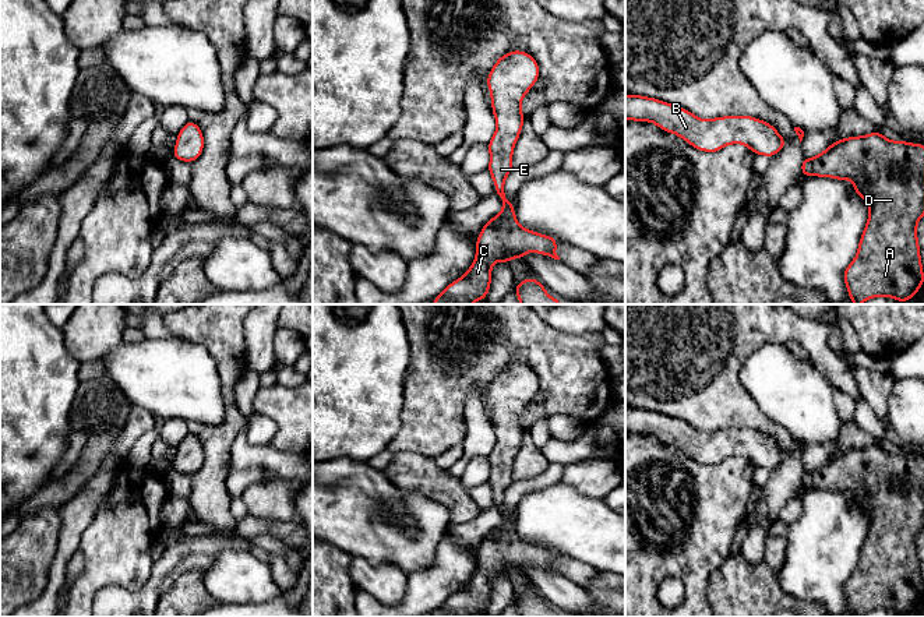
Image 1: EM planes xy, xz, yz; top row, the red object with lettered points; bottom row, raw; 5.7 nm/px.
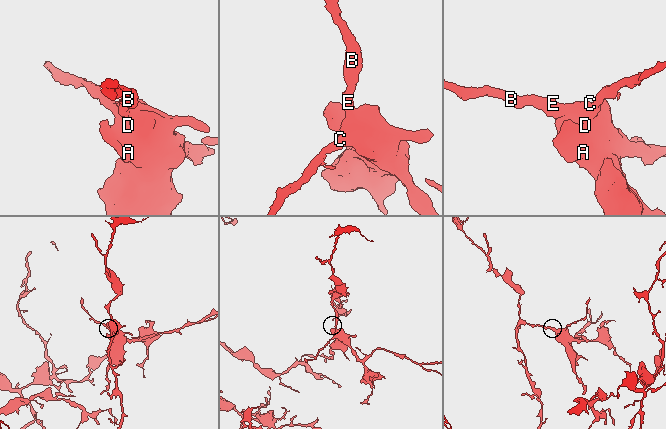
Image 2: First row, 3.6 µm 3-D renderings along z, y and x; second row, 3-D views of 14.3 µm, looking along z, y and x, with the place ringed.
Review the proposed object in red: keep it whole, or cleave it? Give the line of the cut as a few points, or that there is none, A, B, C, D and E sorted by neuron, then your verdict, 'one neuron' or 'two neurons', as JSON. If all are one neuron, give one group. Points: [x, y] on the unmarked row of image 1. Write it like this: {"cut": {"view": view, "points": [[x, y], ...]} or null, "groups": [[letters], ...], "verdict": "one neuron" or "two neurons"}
{"cut": null, "groups": [["A", "B", "C", "D", "E"]], "verdict": "one neuron"}

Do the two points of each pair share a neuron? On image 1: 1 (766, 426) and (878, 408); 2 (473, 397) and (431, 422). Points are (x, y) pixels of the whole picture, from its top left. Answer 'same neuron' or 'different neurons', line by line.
1: different neurons
2: different neurons

